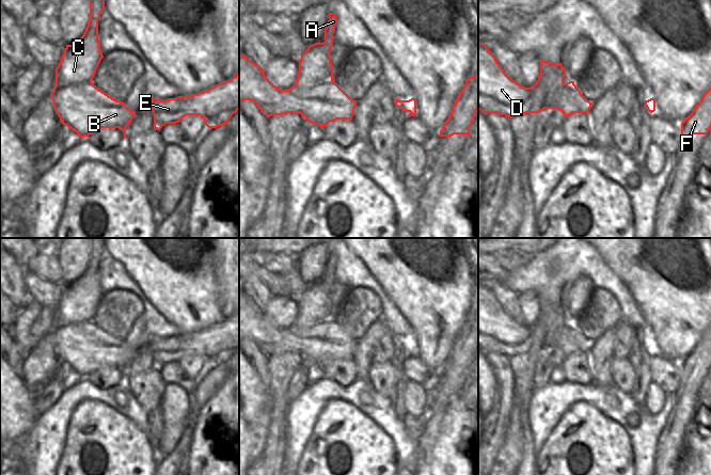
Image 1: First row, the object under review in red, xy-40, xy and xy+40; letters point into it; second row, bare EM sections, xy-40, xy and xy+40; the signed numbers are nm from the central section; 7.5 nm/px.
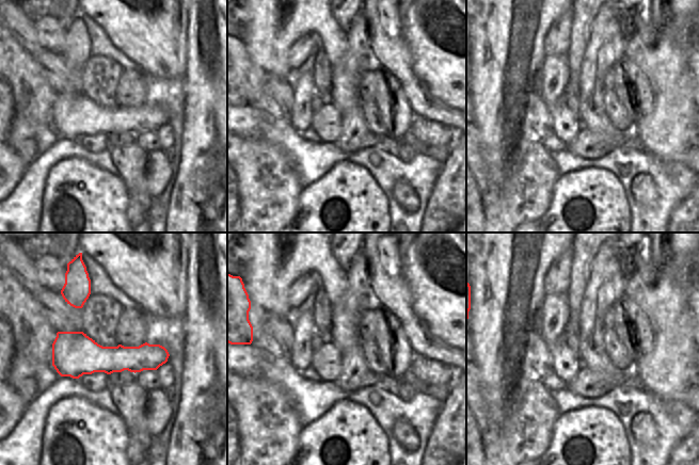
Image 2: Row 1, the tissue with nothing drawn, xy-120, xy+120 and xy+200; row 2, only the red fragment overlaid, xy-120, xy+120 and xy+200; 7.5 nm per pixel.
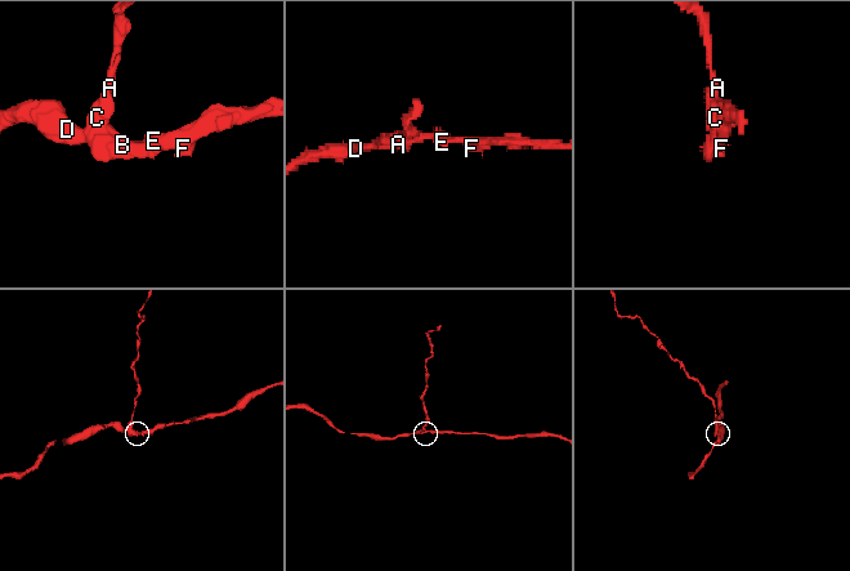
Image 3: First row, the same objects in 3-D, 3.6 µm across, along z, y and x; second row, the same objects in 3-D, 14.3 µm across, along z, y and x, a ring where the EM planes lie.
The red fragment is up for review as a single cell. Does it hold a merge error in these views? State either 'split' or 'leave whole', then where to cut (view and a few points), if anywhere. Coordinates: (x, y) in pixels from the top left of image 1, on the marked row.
split | xy (332, 78), (310, 89), (296, 88), (294, 85)

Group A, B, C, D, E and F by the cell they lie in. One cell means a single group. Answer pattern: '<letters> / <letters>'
A C / B D E F

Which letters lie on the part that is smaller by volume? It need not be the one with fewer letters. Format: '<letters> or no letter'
A, C

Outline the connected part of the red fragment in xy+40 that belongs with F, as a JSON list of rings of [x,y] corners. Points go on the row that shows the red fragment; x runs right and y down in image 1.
[[[711,88],[681,123],[681,137],[707,134],[711,129]]]

